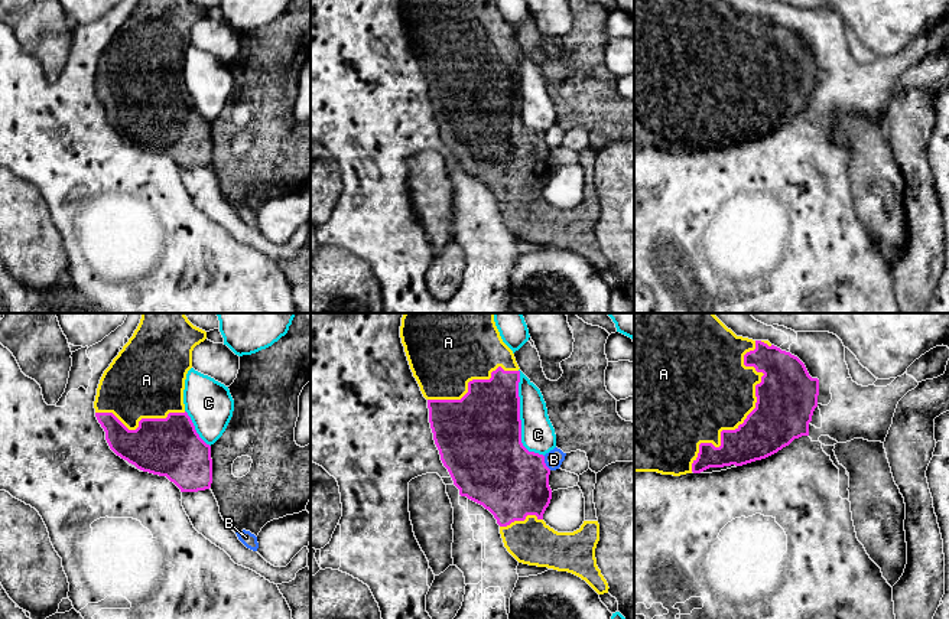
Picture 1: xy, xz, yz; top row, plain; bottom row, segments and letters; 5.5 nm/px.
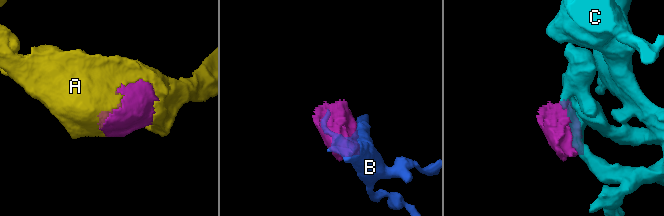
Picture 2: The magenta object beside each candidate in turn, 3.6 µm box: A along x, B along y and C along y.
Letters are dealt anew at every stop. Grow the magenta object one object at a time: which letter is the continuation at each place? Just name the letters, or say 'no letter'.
A

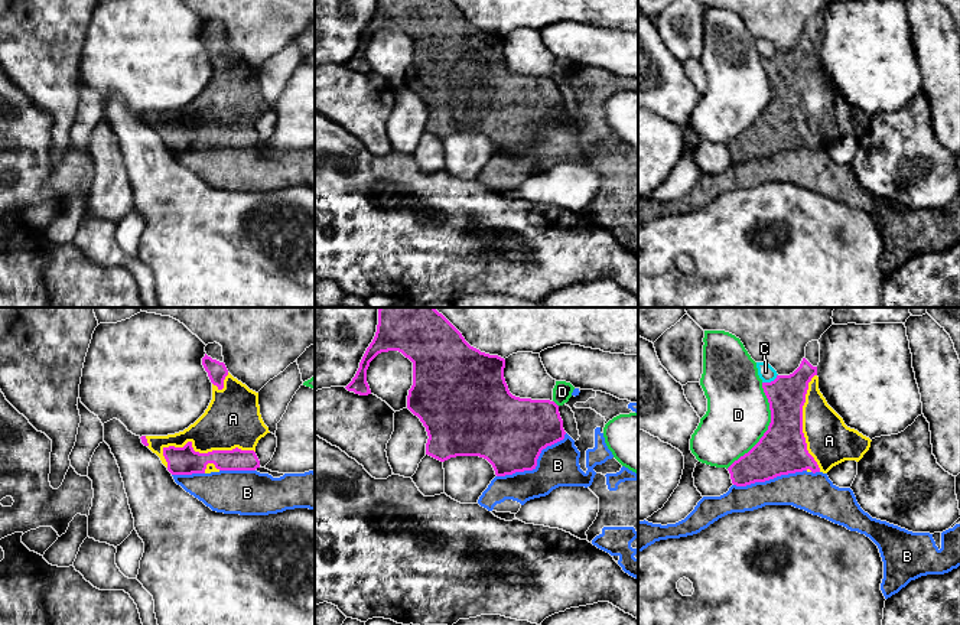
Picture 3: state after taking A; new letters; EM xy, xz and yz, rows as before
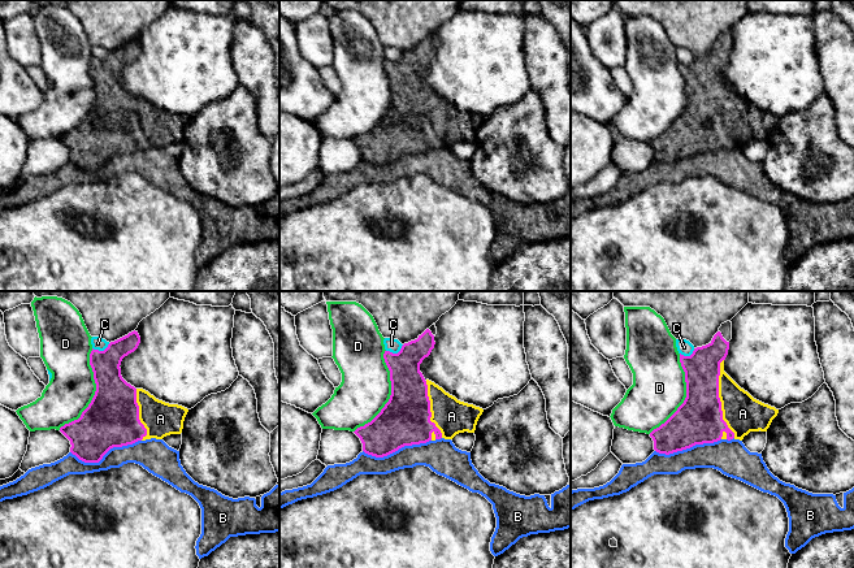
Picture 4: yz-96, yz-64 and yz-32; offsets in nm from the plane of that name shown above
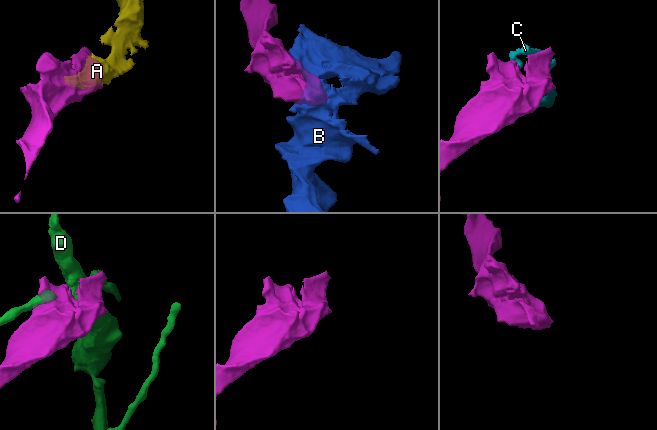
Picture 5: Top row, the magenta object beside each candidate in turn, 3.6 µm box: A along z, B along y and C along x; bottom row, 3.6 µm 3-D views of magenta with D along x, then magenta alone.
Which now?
A

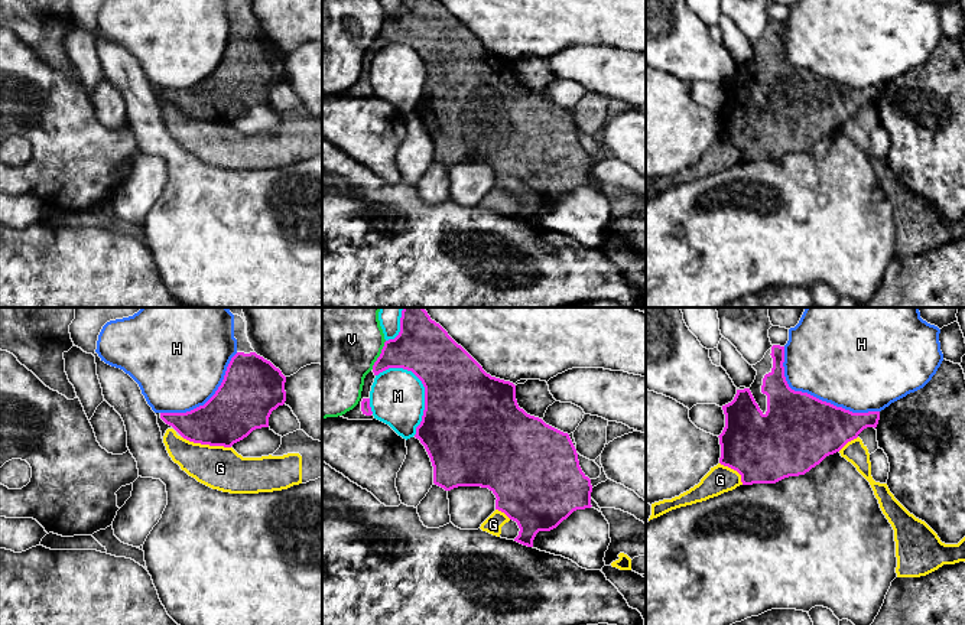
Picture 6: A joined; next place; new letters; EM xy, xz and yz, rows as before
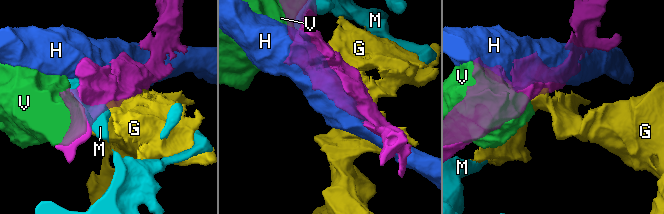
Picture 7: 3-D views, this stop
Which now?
no letter

